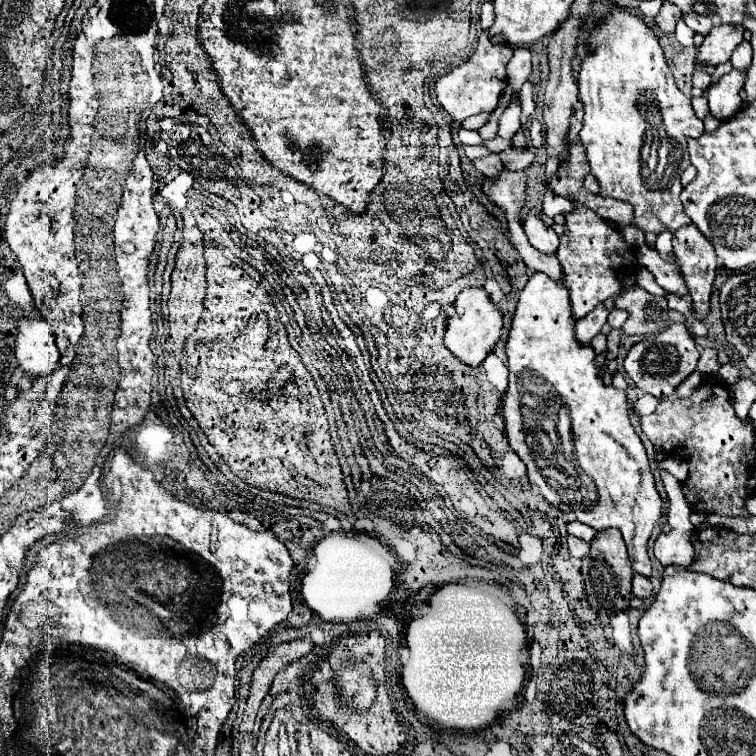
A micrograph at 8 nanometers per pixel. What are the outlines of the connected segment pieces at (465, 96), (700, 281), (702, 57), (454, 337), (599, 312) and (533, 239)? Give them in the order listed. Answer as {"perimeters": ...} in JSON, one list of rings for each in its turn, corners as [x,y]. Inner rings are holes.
{"perimeters":[[[[481,32],[477,38],[477,50],[475,54],[463,62],[457,68],[451,68],[445,76],[439,76],[435,82],[435,94],[439,104],[451,114],[455,122],[463,122],[469,116],[481,114],[482,112],[492,113],[497,106],[497,100],[507,86],[505,76],[505,64],[513,56],[513,50],[509,44],[491,44],[489,32]]],[[[687,224],[673,234],[673,252],[689,286],[693,308],[697,316],[703,318],[709,310],[711,286],[717,272],[713,245],[709,240],[703,240],[703,234],[695,224]]],[[[715,26],[707,36],[705,42],[699,46],[699,52],[695,56],[697,64],[701,66],[719,66],[727,62],[735,50],[735,46],[743,40],[745,28],[739,26]]],[[[483,286],[479,288],[465,288],[455,300],[455,318],[449,320],[447,330],[451,330],[451,352],[469,366],[479,366],[487,352],[493,350],[495,342],[501,336],[503,328],[503,314],[491,296],[485,292]]],[[[599,304],[585,318],[577,320],[577,324],[575,324],[575,336],[577,336],[577,340],[583,342],[583,344],[591,342],[591,338],[595,334],[599,334],[601,326],[607,322],[607,314],[609,314],[609,310],[603,304]]],[[[527,214],[527,220],[523,224],[525,234],[529,242],[543,254],[555,254],[559,248],[559,236],[555,234],[553,228],[549,228],[539,216]]]]}

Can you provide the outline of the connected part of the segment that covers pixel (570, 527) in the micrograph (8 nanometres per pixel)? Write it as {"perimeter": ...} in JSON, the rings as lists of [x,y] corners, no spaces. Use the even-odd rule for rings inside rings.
{"perimeter":[[[569,522],[569,524],[567,524],[567,532],[569,532],[571,536],[577,536],[577,538],[585,540],[585,542],[591,542],[591,540],[597,536],[597,530],[593,530],[591,526],[587,526],[587,524],[583,524],[583,522]]]}

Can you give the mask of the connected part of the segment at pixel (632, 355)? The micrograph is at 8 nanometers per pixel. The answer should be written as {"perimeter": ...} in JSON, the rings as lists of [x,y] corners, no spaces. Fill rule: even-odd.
{"perimeter":[[[673,324],[671,328],[655,334],[655,336],[647,336],[641,342],[637,342],[635,346],[631,346],[623,366],[627,370],[627,374],[631,376],[631,380],[647,394],[653,394],[655,398],[669,398],[671,394],[675,394],[675,388],[695,370],[699,360],[699,350],[689,334],[689,330],[685,328],[685,324]]]}

